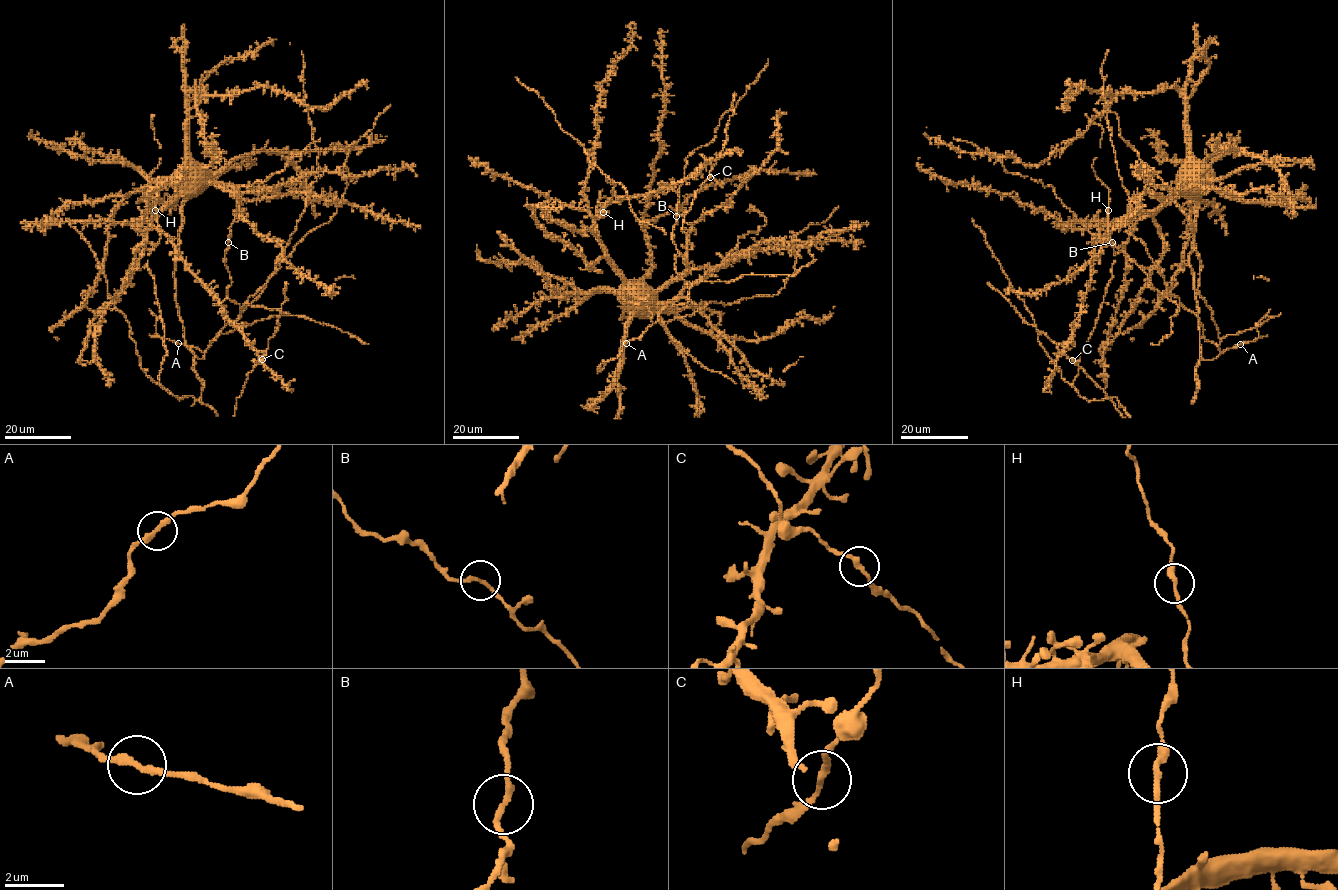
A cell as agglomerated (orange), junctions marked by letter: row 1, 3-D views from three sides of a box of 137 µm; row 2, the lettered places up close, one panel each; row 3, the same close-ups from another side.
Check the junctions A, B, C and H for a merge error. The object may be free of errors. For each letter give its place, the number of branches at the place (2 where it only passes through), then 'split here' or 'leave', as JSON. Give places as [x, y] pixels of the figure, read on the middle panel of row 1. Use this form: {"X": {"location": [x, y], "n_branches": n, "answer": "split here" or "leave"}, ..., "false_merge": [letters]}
{"A": {"location": [626, 343], "n_branches": 2, "answer": "leave"}, "B": {"location": [676, 216], "n_branches": 2, "answer": "leave"}, "C": {"location": [710, 177], "n_branches": 2, "answer": "leave"}, "H": {"location": [603, 212], "n_branches": 2, "answer": "leave"}, "false_merge": []}

